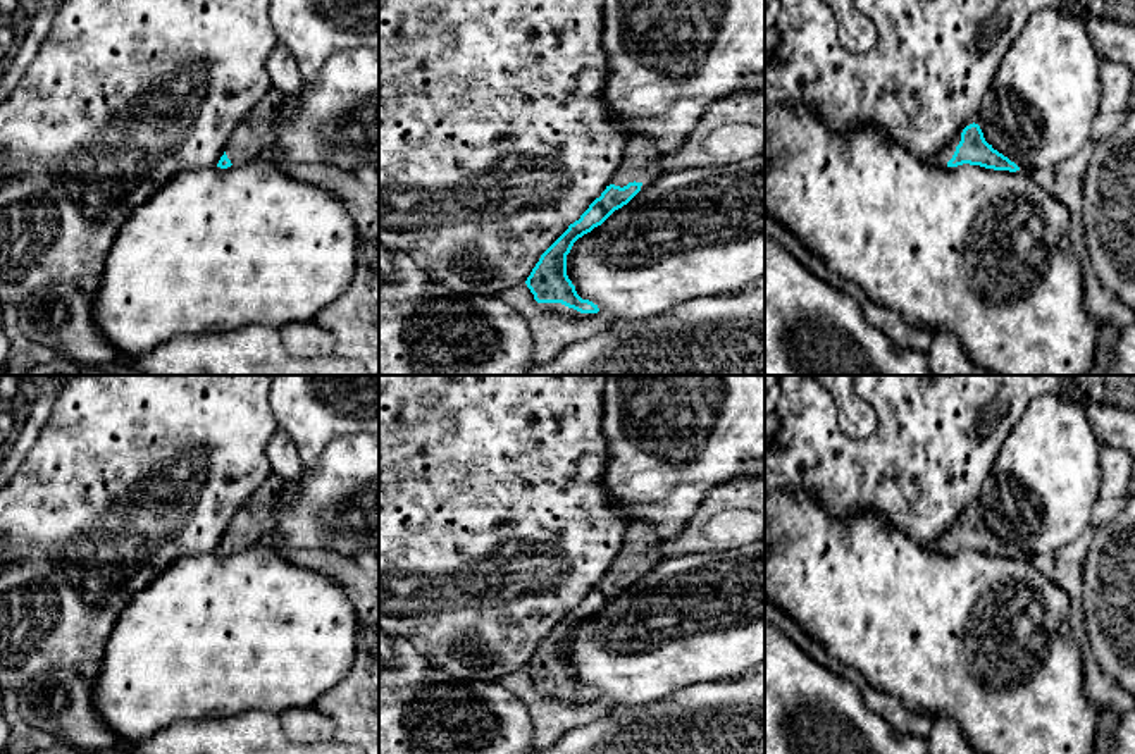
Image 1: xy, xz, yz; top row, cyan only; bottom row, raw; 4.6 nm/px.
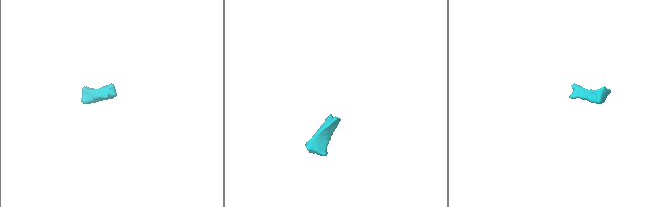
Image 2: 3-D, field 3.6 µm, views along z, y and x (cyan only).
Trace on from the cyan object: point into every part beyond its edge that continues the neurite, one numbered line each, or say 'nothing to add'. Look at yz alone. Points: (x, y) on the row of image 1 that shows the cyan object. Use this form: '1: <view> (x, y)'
1: yz (946, 155)

